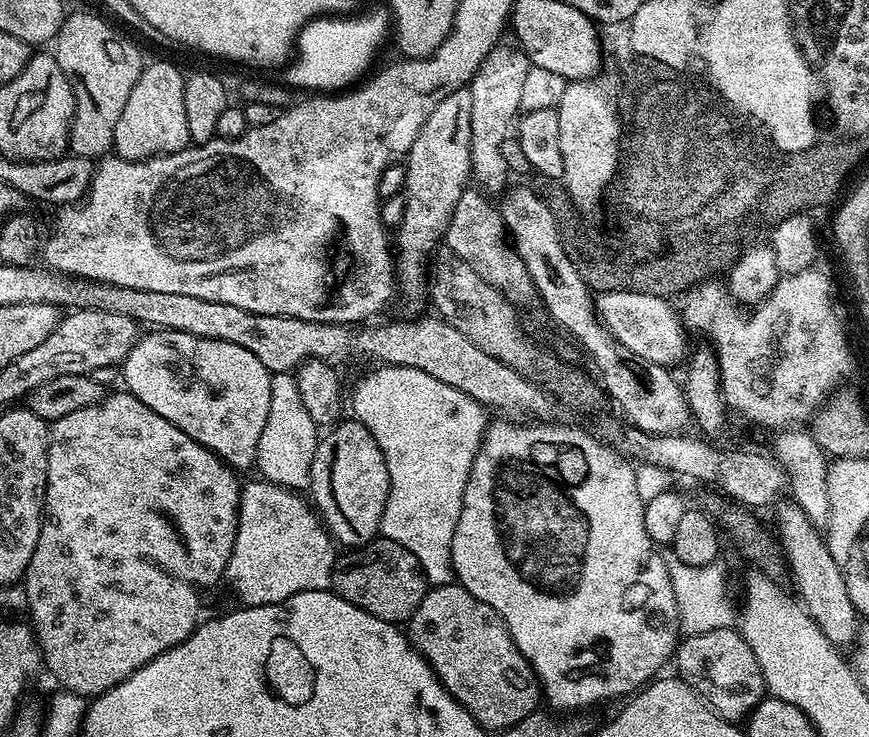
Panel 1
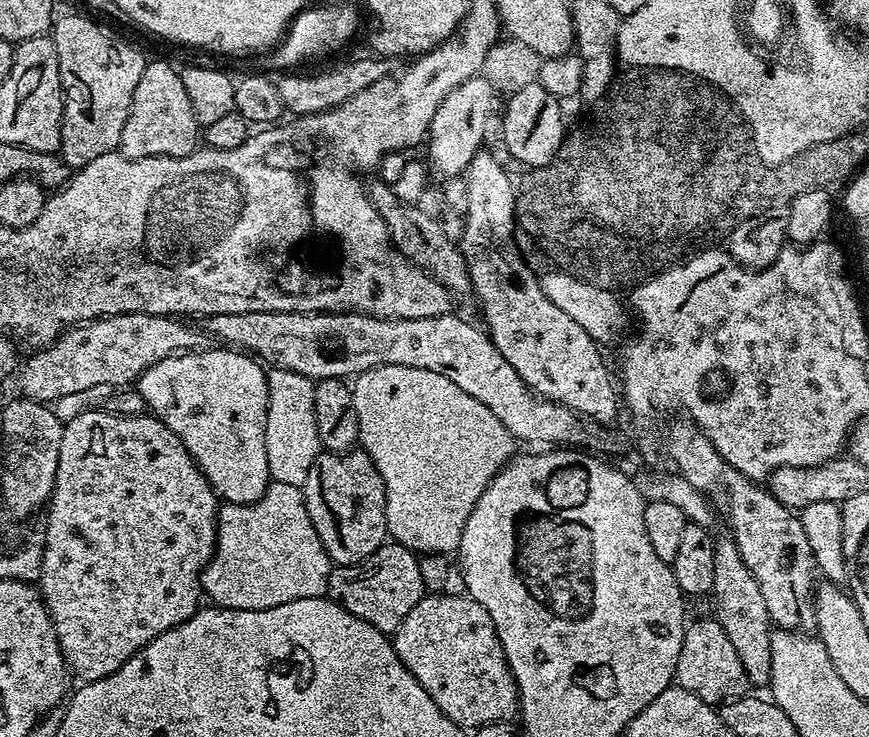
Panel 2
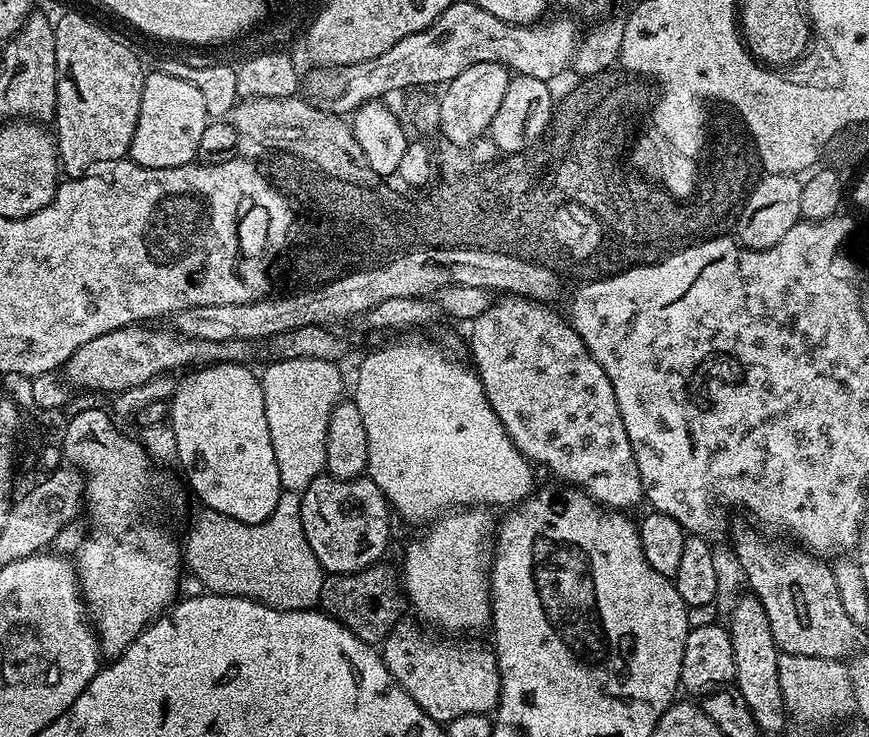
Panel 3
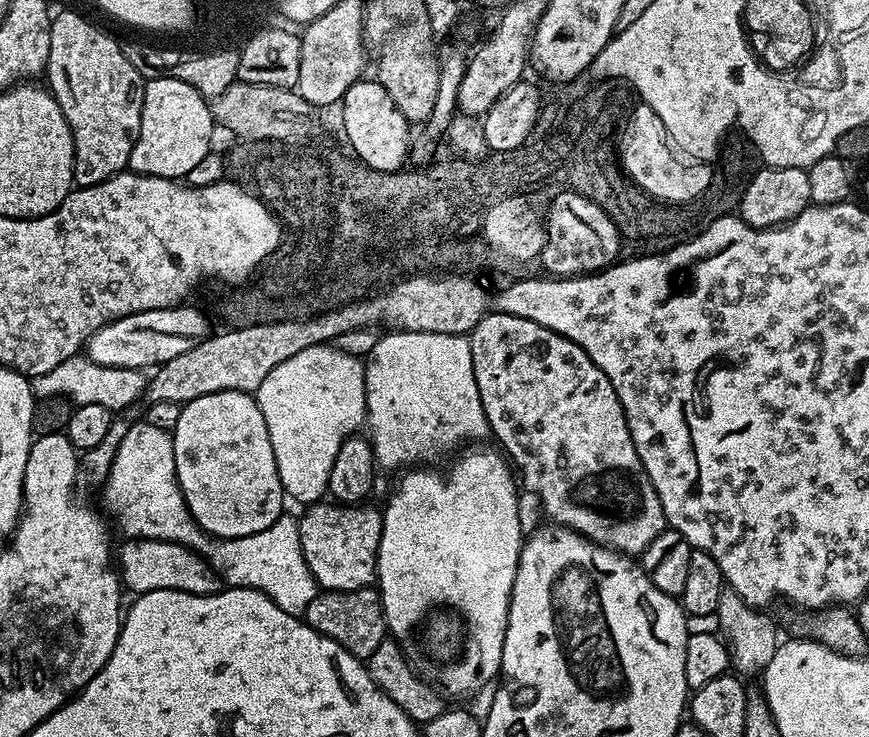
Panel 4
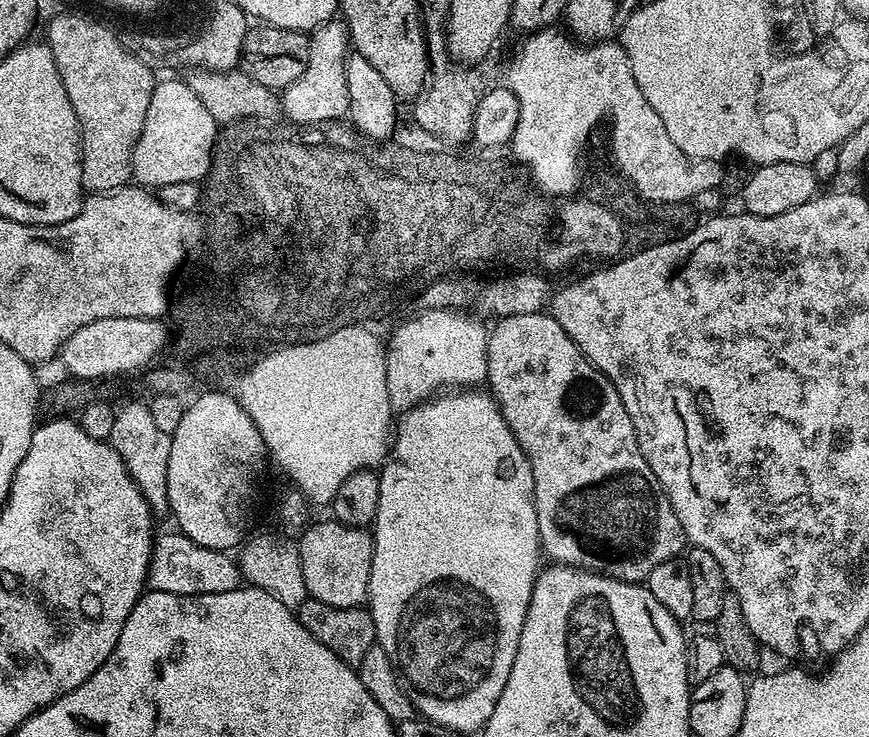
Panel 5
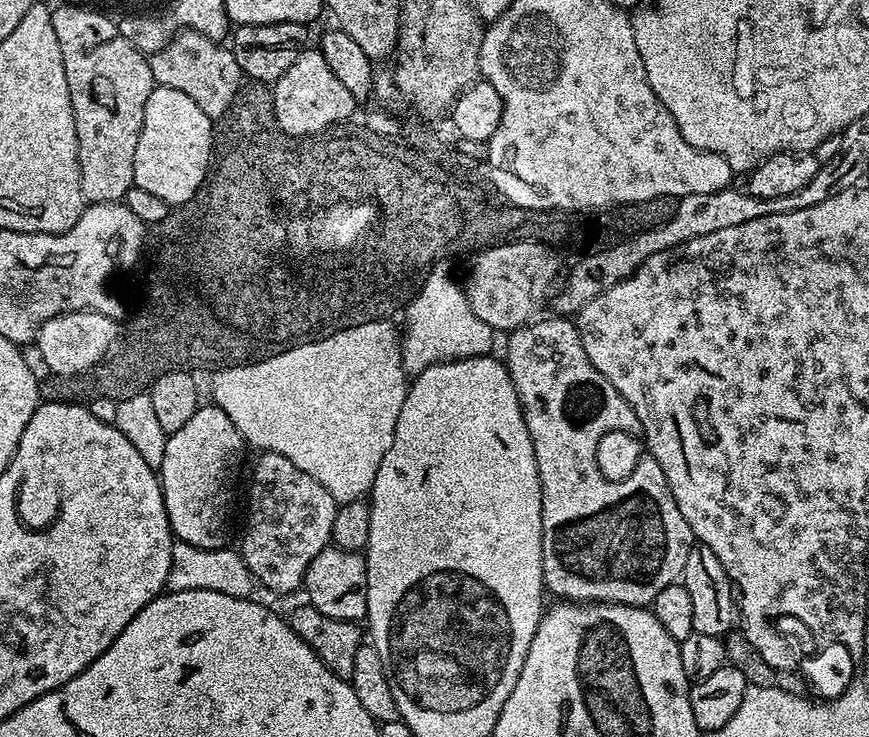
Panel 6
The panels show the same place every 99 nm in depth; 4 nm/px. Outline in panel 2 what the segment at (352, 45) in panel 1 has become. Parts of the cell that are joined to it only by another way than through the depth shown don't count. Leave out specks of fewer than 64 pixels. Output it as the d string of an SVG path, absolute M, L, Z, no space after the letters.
M328 4L311 8L304 9L295 17L279 44L255 53L247 59L247 69L251 73L274 74L272 72L276 70L296 70L309 65L306 63L326 55L328 50L336 50L348 43L360 26L361 9L358 6L357 9L352 4Z

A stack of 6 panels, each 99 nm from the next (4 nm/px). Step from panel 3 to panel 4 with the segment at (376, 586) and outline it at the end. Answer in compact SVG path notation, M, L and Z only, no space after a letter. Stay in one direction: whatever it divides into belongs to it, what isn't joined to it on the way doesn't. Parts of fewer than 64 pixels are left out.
M375 587L359 588L353 592L330 592L321 591L306 606L302 617L304 623L316 628L326 638L334 638L350 654L358 659L367 661L374 650L378 650L380 643L386 638L384 626L384 611L380 601L380 593Z

